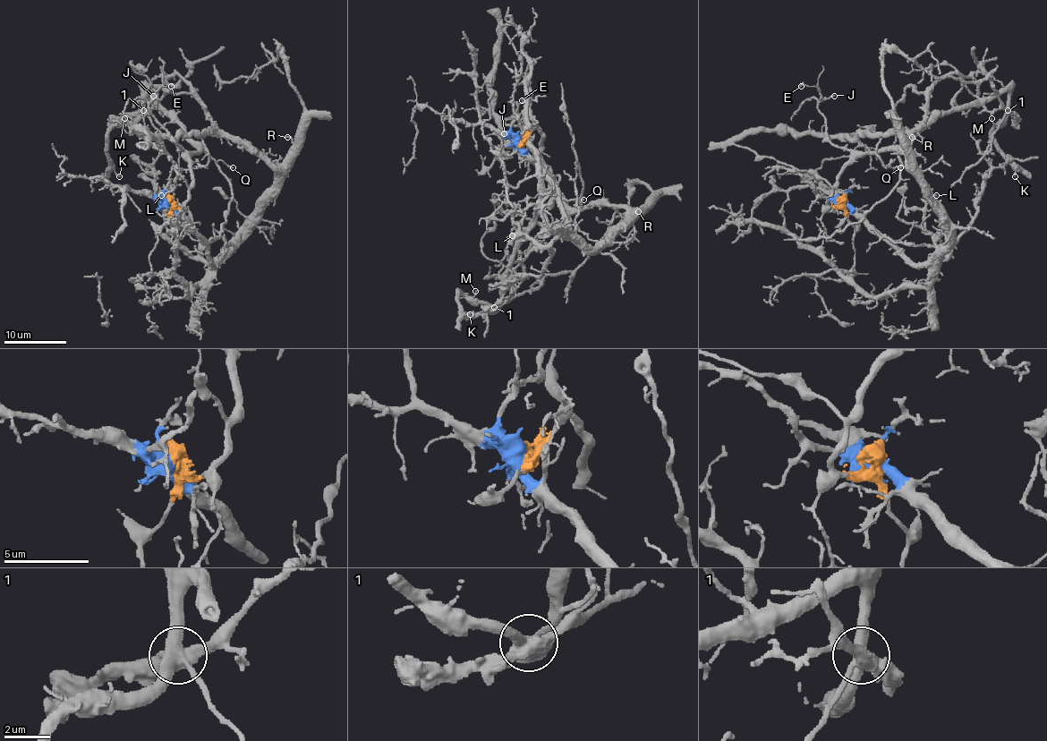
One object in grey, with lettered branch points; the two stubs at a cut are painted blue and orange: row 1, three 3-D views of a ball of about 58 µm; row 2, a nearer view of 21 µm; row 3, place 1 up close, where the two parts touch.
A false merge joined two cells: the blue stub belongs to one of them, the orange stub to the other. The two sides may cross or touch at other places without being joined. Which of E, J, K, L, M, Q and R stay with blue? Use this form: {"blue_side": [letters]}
{"blue_side": ["L", "R"]}

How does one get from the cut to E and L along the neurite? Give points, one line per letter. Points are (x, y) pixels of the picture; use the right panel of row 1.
E: (842, 200), (831, 207), (828, 200), (850, 154), (829, 140), (817, 103), (821, 92), (814, 86), (800, 86)
L: (842, 200), (914, 262), (927, 264), (943, 260), (946, 254), (924, 222), (926, 202), (937, 196)

